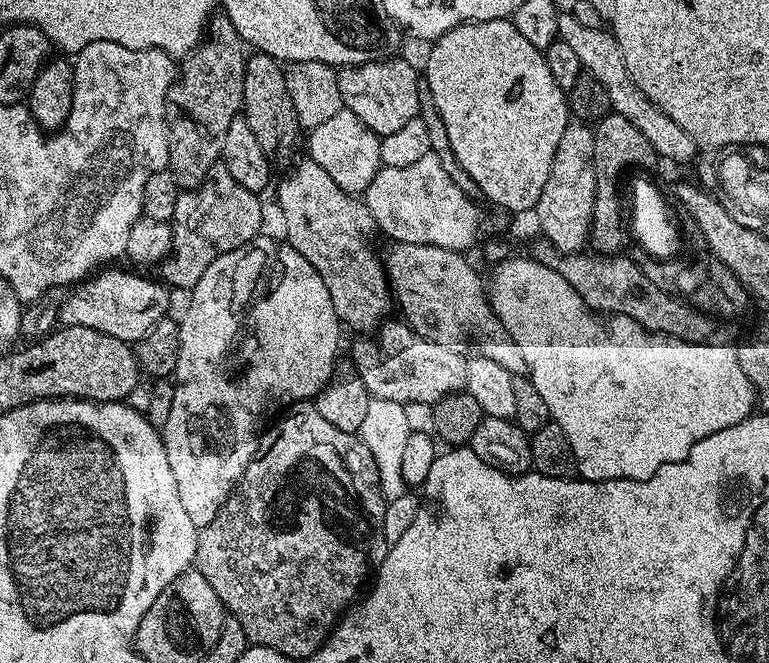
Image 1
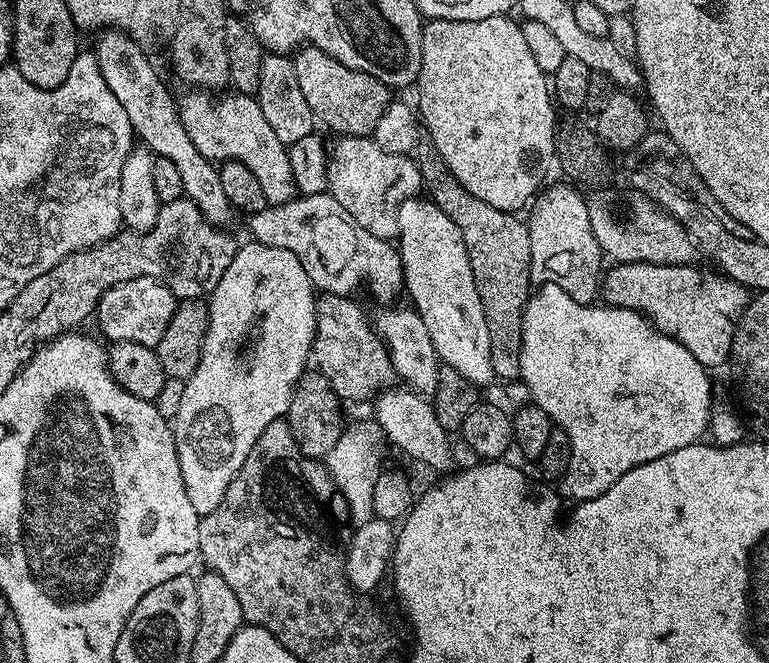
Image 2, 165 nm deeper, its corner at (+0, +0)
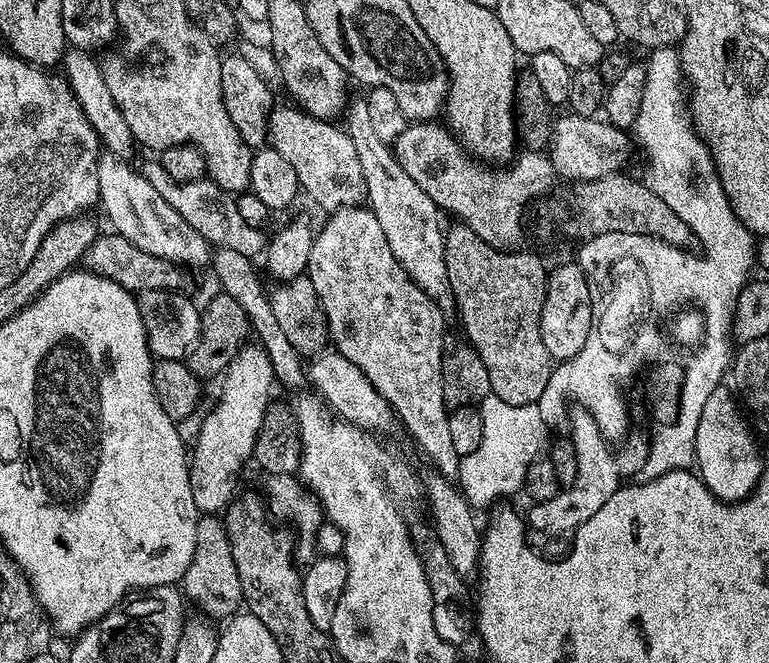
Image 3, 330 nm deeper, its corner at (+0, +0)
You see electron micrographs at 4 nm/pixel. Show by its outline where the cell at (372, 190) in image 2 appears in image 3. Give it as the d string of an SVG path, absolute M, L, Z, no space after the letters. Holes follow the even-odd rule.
M273 107L271 116L268 117L268 135L271 147L294 166L294 174L298 174L303 195L309 196L320 208L325 208L325 213L331 214L339 208L359 208L365 203L368 191L364 185L364 171L362 162L358 162L358 150L354 150L354 142L347 132L341 130L335 123L327 120L316 120L299 107L292 108Z

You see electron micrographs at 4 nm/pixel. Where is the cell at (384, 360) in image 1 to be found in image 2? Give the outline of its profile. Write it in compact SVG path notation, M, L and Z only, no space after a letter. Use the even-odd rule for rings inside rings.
M321 295L316 302L316 333L312 339L310 353L311 363L315 371L322 373L330 382L341 401L368 400L380 395L381 392L393 387L397 374L392 368L388 357L388 349L384 347L383 340L376 335L371 319L364 317L364 312L355 304L352 296Z

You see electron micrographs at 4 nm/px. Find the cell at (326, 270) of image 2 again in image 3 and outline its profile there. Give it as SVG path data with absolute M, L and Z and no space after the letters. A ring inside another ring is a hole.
M156 158L145 162L144 168L142 167L142 175L146 178L146 182L150 182L150 186L154 186L154 190L158 190L158 194L162 194L162 198L166 198L166 202L170 202L170 206L174 206L174 210L178 210L180 217L213 249L236 250L238 254L253 258L259 257L259 252L261 255L265 251L265 229L250 226L242 218L242 214L238 214L235 199L229 193L222 191L213 180L205 178L198 182L179 184L166 174L166 170L162 170L159 159Z

